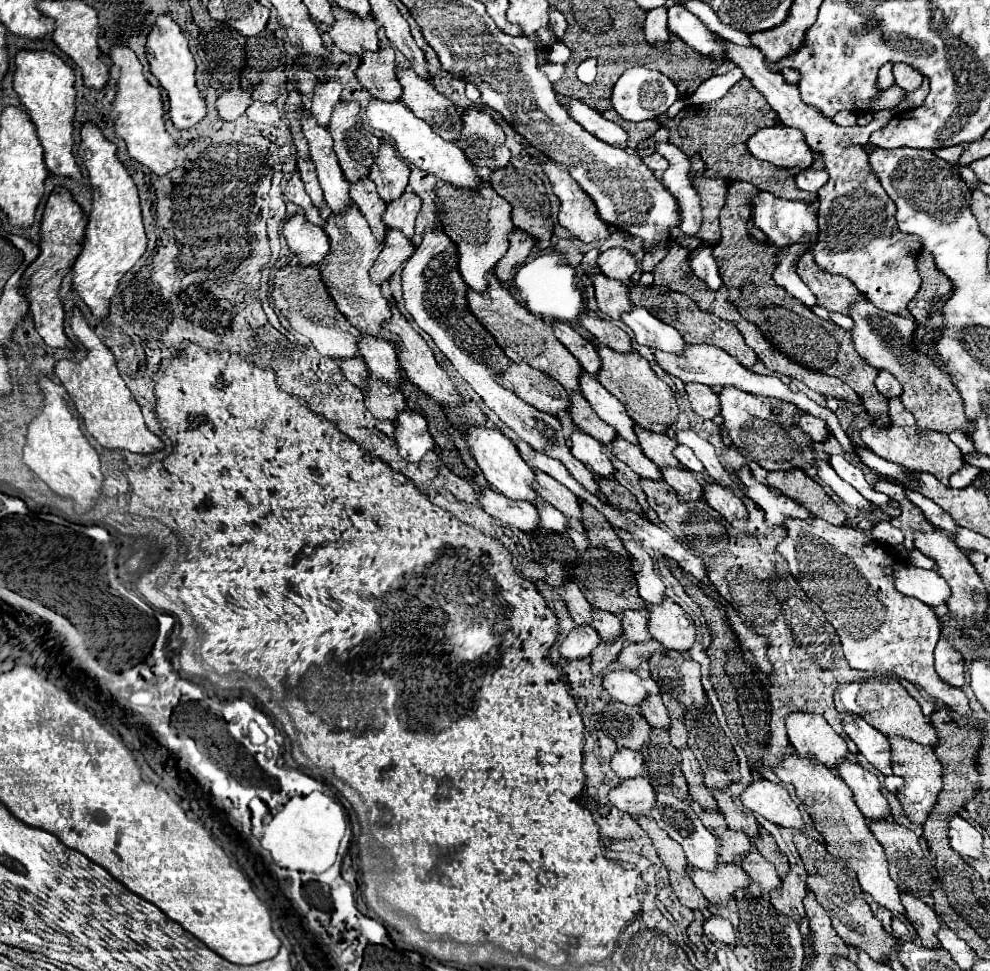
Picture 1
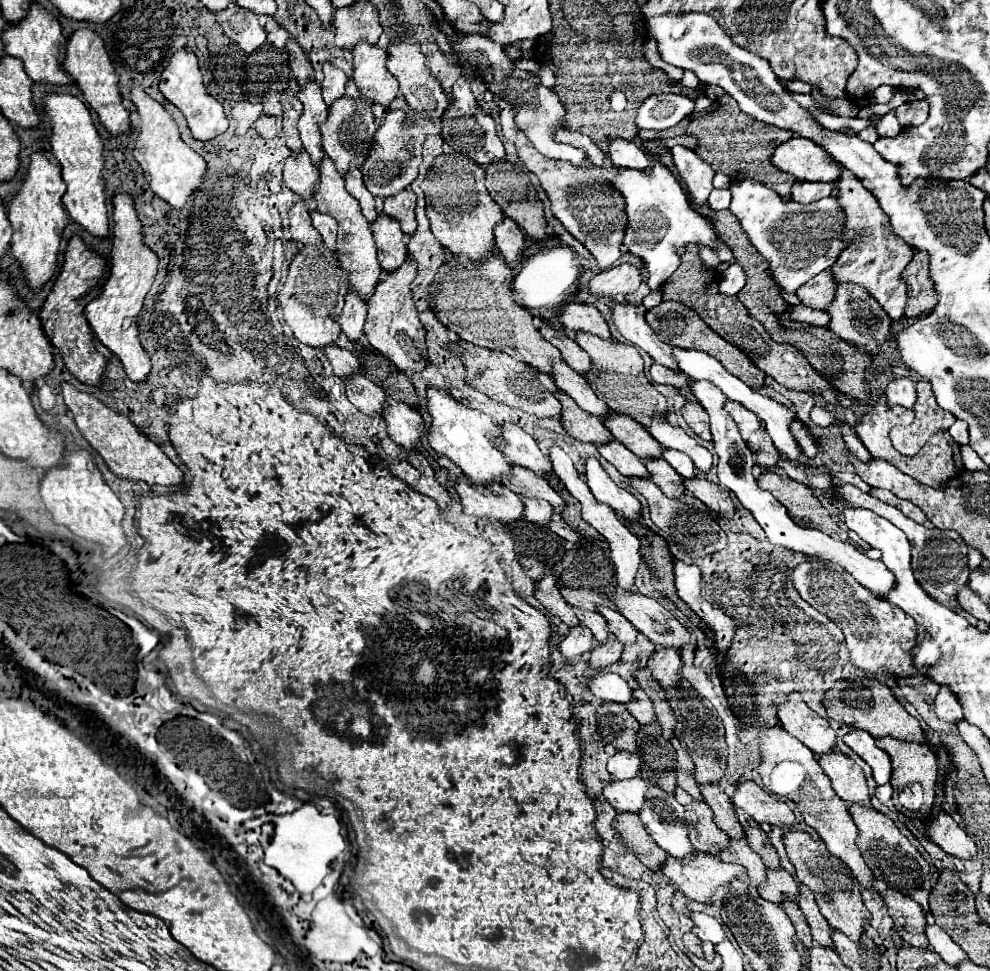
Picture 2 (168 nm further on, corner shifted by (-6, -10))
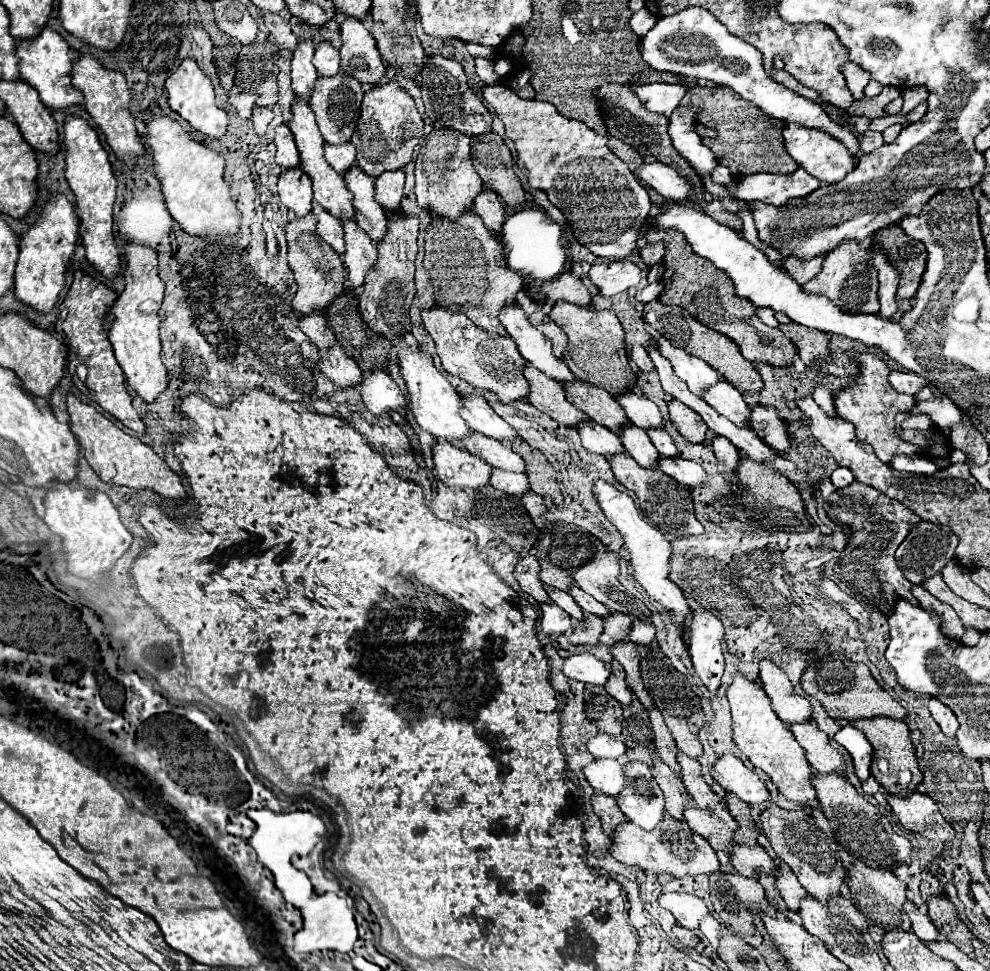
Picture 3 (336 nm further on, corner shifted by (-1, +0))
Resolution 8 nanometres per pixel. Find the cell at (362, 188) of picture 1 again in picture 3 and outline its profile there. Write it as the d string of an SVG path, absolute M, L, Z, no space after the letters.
M350 141L346 145L324 143L324 157L334 167L334 171L338 171L340 175L348 171L350 165L354 165L354 155L356 155L356 147Z

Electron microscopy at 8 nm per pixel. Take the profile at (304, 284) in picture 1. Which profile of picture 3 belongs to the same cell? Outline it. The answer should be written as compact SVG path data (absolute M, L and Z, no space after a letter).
M308 213L308 217L294 217L286 223L286 241L288 241L288 267L294 273L298 283L298 293L292 301L292 307L298 315L306 315L314 309L324 309L332 299L344 291L344 265L342 259L330 245L324 245L320 237L316 237L316 215Z

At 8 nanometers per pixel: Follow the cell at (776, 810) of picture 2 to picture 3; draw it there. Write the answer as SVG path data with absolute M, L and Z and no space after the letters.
M730 751L716 759L710 769L710 775L724 787L724 791L734 793L748 805L764 803L770 799L764 781L752 769L746 769L746 765Z

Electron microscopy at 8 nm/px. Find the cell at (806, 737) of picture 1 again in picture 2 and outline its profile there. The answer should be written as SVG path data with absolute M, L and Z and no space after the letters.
M799 693L789 695L789 699L783 705L779 705L777 717L783 729L789 735L797 737L815 755L823 755L835 749L837 743L835 731L829 727L829 723L823 717L819 717L813 709L805 705Z

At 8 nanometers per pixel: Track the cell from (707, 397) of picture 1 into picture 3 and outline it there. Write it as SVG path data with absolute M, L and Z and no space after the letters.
M672 399L668 403L668 415L670 421L674 423L674 427L678 429L678 433L688 441L688 443L704 443L706 441L706 425L704 421L684 403Z

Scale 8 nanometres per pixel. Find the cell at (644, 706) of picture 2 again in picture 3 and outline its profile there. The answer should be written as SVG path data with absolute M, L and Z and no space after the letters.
M614 659L614 661L610 661L610 669L612 669L612 677L608 679L608 685L604 685L604 689L606 689L620 705L630 705L630 703L632 703L632 693L630 693L628 683L626 683L624 667Z

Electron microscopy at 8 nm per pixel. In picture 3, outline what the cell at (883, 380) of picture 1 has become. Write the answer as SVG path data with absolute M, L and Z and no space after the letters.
M892 371L890 373L890 385L898 391L898 393L906 393L906 395L916 395L922 387L928 387L930 383L910 371Z

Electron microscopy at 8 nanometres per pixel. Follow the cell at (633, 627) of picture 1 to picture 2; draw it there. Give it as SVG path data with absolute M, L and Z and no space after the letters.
M597 607L597 611L607 619L611 633L613 633L623 645L633 645L633 643L637 643L639 631L637 631L637 627L633 627L633 623L629 623L629 619L621 617L619 611L613 611L613 609L607 609L607 607Z

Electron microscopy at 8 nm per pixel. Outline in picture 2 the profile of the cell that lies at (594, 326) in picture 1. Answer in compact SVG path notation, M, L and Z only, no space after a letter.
M569 301L557 315L559 315L561 323L571 331L585 331L585 333L597 335L601 339L613 339L605 319L591 305L585 305L579 301Z

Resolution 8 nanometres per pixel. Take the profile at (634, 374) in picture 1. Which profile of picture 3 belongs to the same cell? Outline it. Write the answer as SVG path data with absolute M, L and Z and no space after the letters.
M558 301L554 303L550 317L568 335L568 347L562 359L578 379L604 387L614 397L624 393L624 389L628 391L634 387L636 375L630 369L630 361L624 351L624 329L612 309L598 311L592 305L578 307L566 301Z

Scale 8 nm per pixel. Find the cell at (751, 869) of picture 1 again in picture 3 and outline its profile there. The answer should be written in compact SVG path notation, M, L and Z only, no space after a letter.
M690 797L688 805L684 807L684 819L690 825L690 829L702 835L706 841L710 841L714 849L730 853L730 847L734 845L732 835L734 835L736 823L724 805L698 809Z

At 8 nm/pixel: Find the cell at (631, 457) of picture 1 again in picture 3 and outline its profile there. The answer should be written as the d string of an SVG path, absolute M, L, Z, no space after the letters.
M586 419L580 421L580 425L576 425L578 433L580 433L580 441L584 445L584 449L588 449L590 453L598 453L604 457L612 457L620 451L624 451L620 437L616 433L612 433L610 429Z

